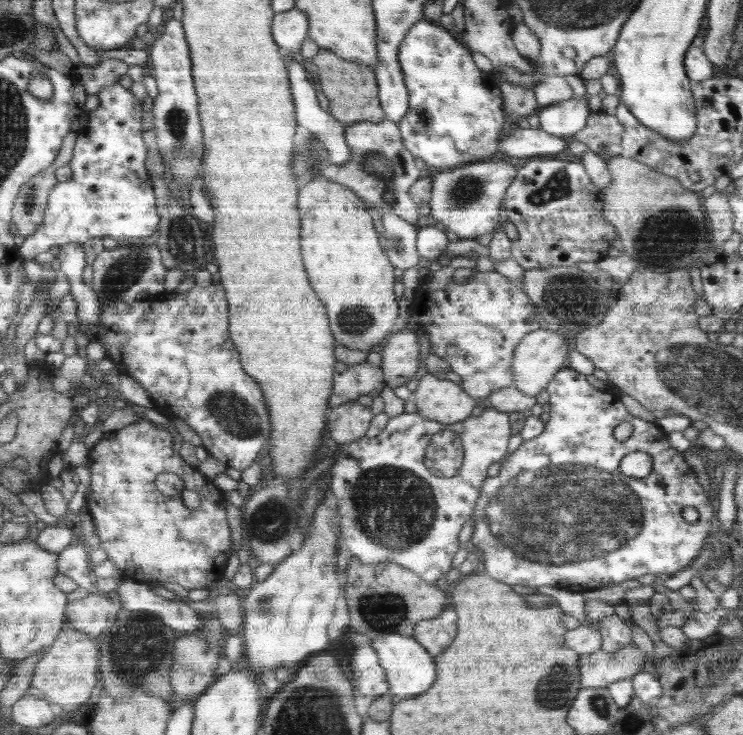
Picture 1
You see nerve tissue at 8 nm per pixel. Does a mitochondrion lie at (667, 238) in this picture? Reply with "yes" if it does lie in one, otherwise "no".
yes

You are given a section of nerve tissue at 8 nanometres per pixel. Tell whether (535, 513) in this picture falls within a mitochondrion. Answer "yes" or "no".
yes

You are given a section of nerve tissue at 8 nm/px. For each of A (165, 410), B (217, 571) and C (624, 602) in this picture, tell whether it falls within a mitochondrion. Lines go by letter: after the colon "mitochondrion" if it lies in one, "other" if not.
A: other
B: other
C: other

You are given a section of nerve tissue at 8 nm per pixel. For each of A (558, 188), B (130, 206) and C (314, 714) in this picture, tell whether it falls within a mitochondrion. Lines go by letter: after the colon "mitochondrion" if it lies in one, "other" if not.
A: mitochondrion
B: other
C: mitochondrion

